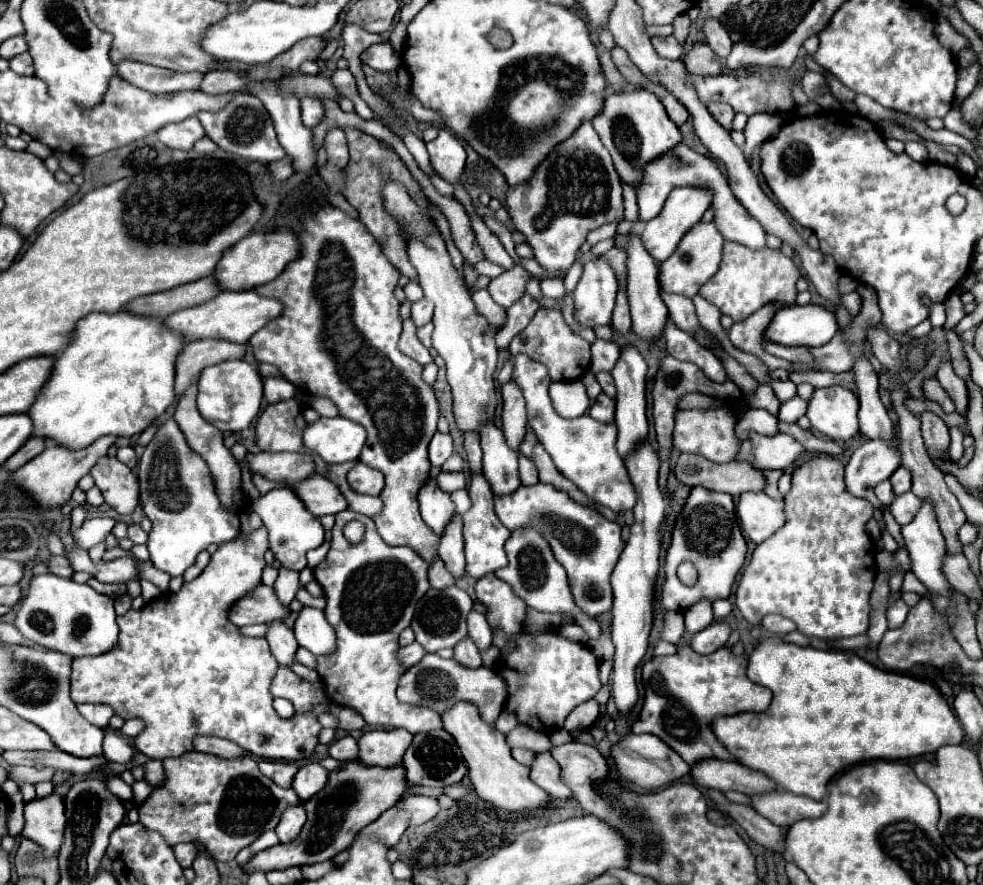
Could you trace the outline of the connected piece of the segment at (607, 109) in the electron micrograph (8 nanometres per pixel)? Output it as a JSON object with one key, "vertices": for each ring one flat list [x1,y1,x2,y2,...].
{"vertices":[[645,89,619,93,619,97,607,97,603,113,593,119,593,127,603,145,609,149,621,181,633,189,637,189,643,179,643,165,669,153,683,139,679,127,669,119,663,103]]}

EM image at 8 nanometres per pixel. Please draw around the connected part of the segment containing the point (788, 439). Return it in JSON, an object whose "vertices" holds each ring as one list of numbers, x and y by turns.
{"vertices":[[751,433,749,439,753,441,751,457,761,469,787,469,799,463,807,449,787,433,777,433,773,437]]}

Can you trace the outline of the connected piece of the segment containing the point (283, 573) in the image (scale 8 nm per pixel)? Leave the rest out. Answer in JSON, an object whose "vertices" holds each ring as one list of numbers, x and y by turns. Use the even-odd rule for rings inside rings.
{"vertices":[[281,567,279,577,275,581,275,593,277,593,279,601,285,603,285,607,289,607,289,603,295,599,295,593,299,587,301,587,299,571,291,571,291,569]]}

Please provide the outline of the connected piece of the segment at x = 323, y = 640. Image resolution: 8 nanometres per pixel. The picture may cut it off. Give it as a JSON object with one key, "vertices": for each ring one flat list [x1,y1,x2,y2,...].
{"vertices":[[303,607,295,619,295,639,315,657,325,657,335,651,337,637,333,633,333,627,327,623,323,611]]}

